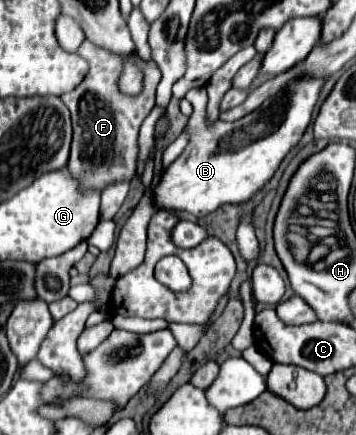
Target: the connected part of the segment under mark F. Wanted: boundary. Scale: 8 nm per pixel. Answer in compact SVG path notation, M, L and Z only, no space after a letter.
M84 40L80 44L80 48L76 50L78 56L82 56L88 62L88 74L86 78L70 92L62 94L62 102L68 106L70 114L72 114L72 126L74 126L74 138L72 138L72 152L70 152L70 160L68 160L68 168L72 172L76 172L76 176L80 176L80 180L84 180L84 184L88 184L90 188L104 188L106 184L114 182L114 180L130 180L136 174L136 158L138 158L138 130L142 120L150 114L154 100L156 100L156 86L160 82L160 72L156 68L156 64L144 64L140 62L140 66L144 68L144 92L136 98L124 98L124 94L118 92L118 84L116 84L116 76L120 74L120 60L116 60L116 56L112 56L110 52L102 52L102 48L96 48L92 42Z

